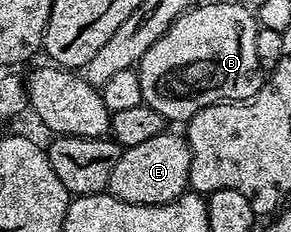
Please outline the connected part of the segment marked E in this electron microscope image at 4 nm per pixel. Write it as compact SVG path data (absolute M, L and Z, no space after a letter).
M165 129L158 137L149 137L142 144L121 150L118 165L114 165L114 173L110 173L107 194L134 205L162 205L174 201L179 195L183 195L189 190L189 177L190 149L188 140L183 134L171 135L171 130Z

